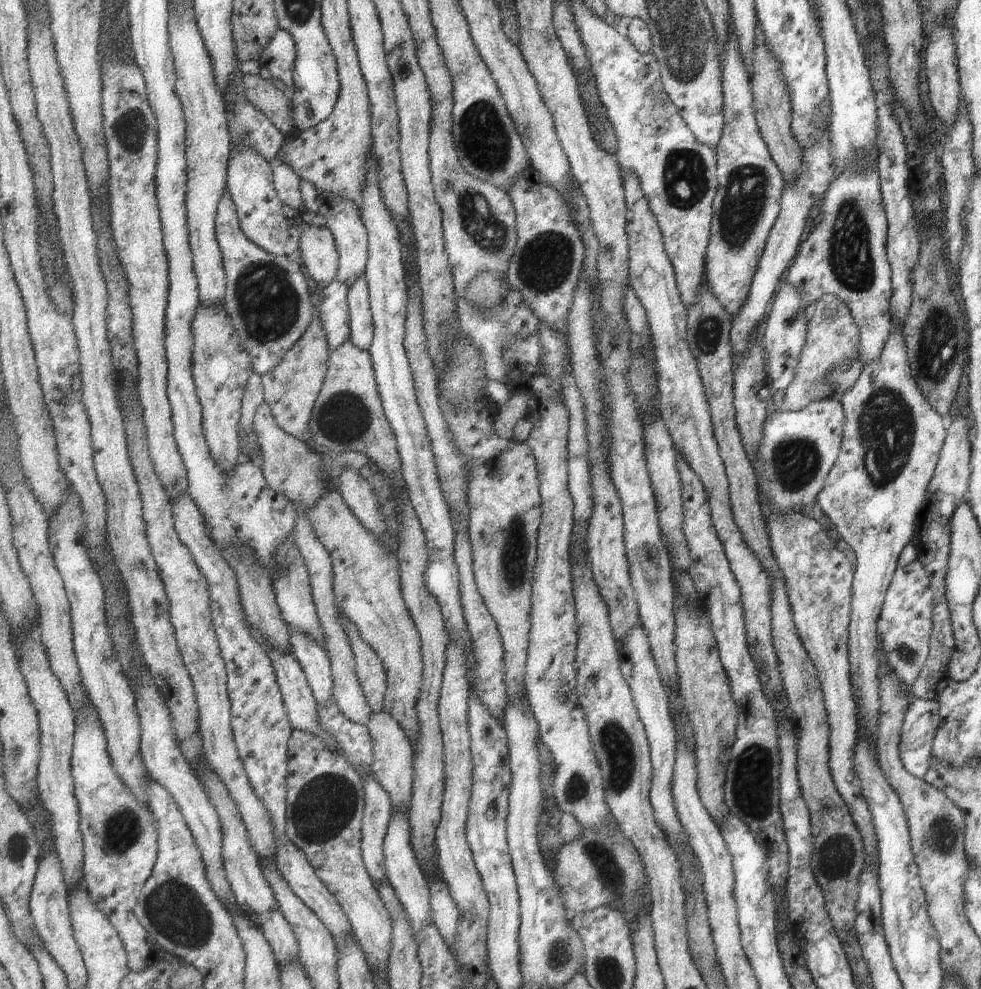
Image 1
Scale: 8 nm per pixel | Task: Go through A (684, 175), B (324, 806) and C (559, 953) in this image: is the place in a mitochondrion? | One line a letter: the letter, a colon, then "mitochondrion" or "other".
A: mitochondrion
B: mitochondrion
C: mitochondrion

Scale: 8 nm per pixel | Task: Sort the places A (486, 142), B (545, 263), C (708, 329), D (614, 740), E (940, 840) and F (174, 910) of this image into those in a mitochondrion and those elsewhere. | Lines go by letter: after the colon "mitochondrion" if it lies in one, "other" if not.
A: mitochondrion
B: mitochondrion
C: mitochondrion
D: mitochondrion
E: mitochondrion
F: mitochondrion

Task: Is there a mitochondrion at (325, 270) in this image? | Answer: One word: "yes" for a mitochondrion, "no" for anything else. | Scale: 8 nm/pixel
no

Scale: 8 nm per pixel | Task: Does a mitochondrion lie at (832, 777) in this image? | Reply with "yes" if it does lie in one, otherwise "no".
no

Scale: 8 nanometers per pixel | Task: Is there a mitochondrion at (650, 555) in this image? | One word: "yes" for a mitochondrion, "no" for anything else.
no

